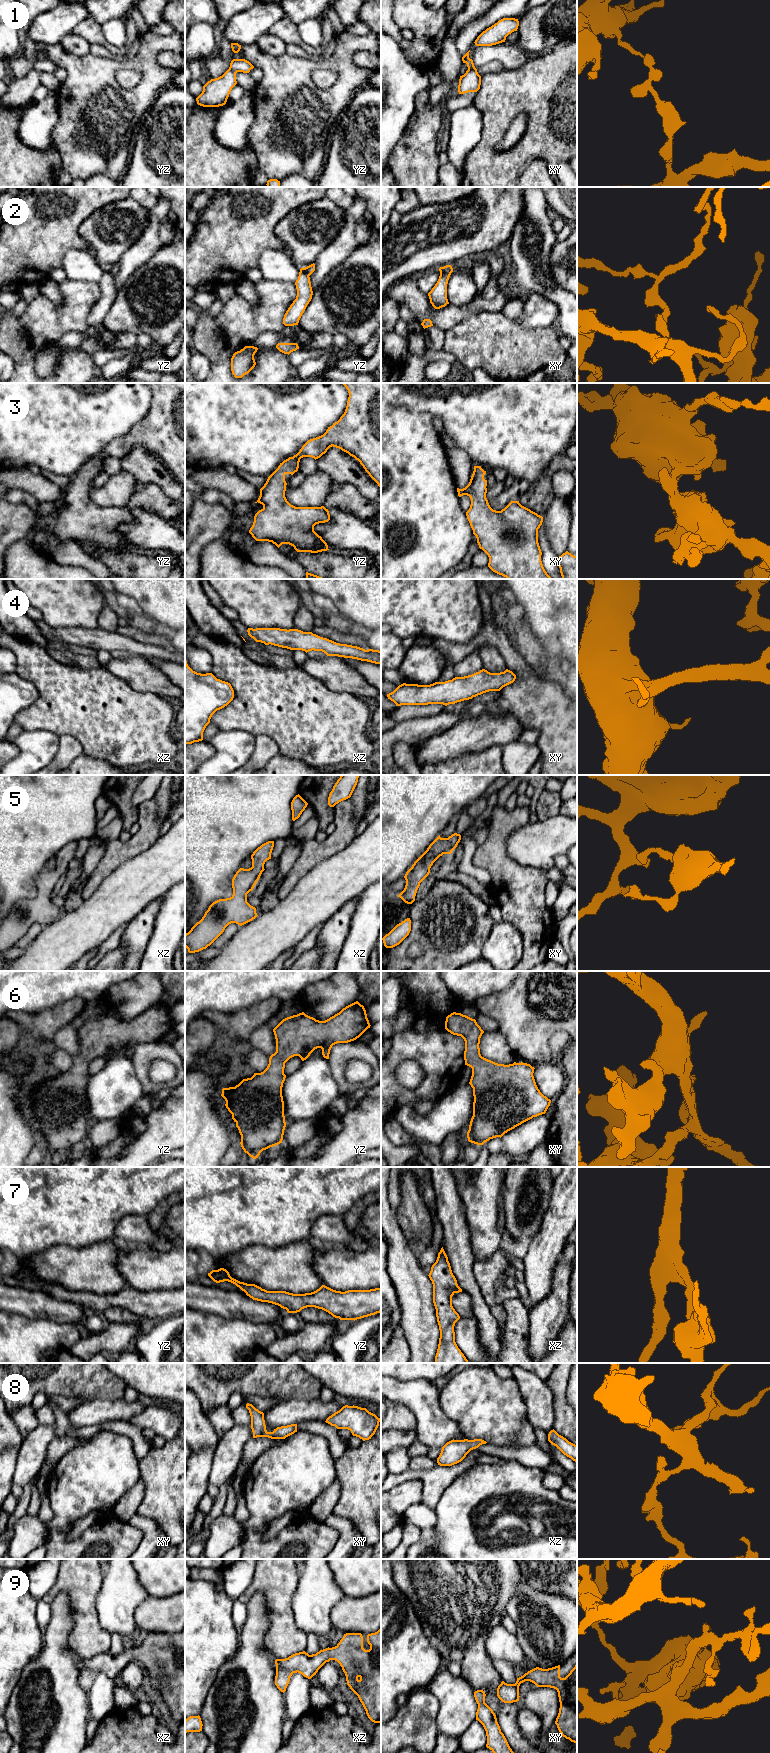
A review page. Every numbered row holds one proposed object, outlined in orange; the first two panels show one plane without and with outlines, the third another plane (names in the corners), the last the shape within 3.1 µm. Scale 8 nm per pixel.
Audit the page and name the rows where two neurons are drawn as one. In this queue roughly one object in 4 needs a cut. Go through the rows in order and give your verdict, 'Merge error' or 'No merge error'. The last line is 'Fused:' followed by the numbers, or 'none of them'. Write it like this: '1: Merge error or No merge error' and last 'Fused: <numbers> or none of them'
1: Merge error
2: Merge error
3: No merge error
4: No merge error
5: No merge error
6: No merge error
7: No merge error
8: No merge error
9: No merge error
Fused: 1, 2

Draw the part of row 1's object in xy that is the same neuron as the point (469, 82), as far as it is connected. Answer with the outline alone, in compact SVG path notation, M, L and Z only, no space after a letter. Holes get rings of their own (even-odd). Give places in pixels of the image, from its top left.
M467 70L466 73L460 76L458 92L464 94L468 92L477 92L480 89L481 76L477 70Z

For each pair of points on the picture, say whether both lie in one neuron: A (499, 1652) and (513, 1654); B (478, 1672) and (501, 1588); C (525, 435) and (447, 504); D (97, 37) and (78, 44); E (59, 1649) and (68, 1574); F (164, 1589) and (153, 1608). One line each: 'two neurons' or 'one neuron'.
A: one neuron
B: one neuron
C: two neurons
D: two neurons
E: two neurons
F: two neurons

